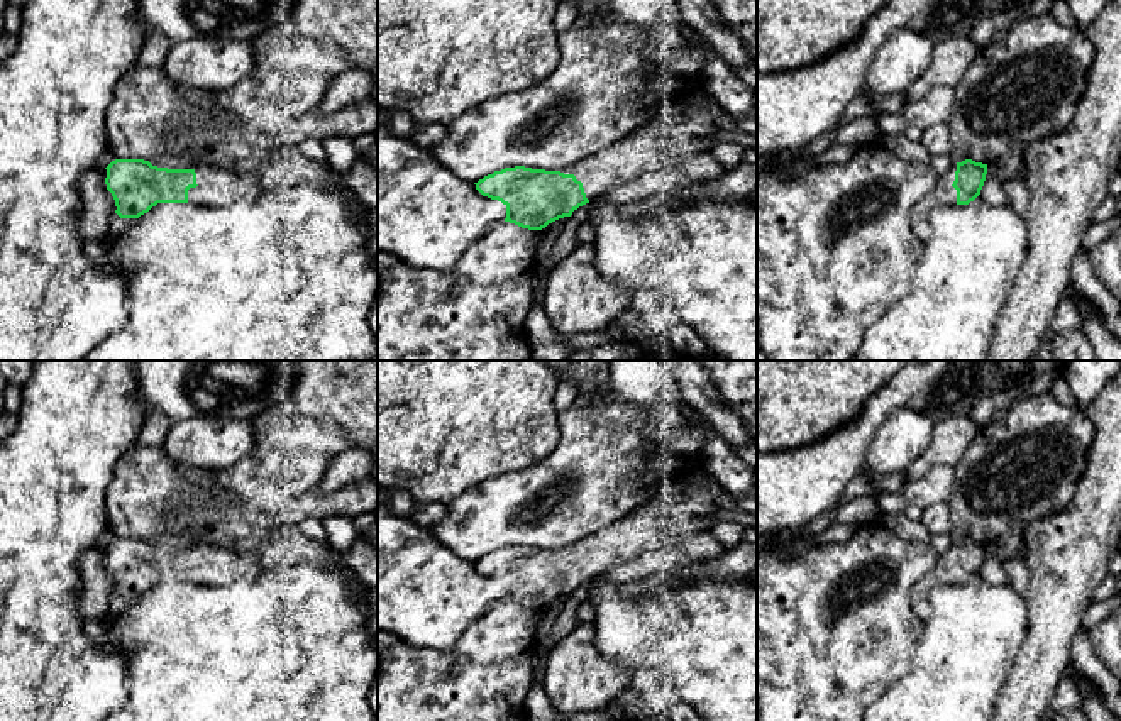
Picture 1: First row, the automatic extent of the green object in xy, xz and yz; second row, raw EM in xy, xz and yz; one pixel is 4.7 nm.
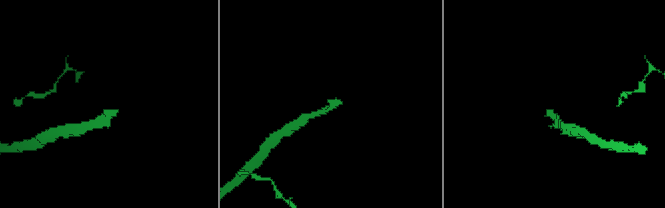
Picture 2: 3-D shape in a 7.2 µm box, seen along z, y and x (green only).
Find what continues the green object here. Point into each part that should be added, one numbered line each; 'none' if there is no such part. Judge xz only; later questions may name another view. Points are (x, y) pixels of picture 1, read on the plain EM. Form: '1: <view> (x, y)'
1: xz (676, 510)

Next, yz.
1: yz (944, 572)

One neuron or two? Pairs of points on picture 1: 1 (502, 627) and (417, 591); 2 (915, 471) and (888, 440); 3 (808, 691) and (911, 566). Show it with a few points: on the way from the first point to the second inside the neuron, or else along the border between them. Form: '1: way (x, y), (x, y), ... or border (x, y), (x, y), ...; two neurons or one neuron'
1: border (486, 613), (463, 633), (454, 647); two neurons
2: border (932, 429), (928, 445), (901, 471); two neurons
3: way (823, 660), (888, 596); one neuron

